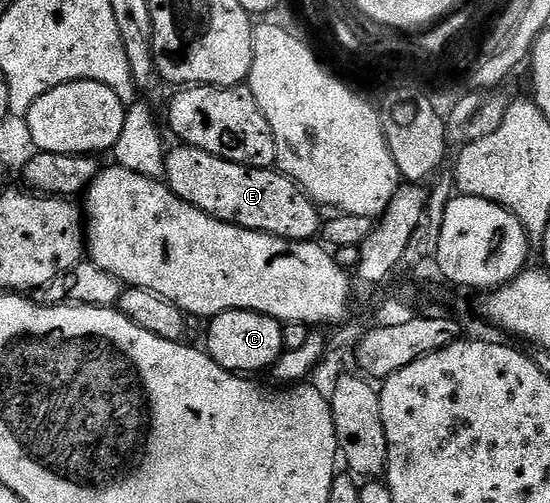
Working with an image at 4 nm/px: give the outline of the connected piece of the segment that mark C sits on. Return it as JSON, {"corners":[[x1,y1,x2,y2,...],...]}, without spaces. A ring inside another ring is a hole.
{"corners":[[225,311,222,314,210,319,209,330,207,332,207,345,205,350,209,356,223,369,236,374,255,374,257,370,265,371,273,367,285,351,283,324,273,319,271,316,262,315,255,311]]}

